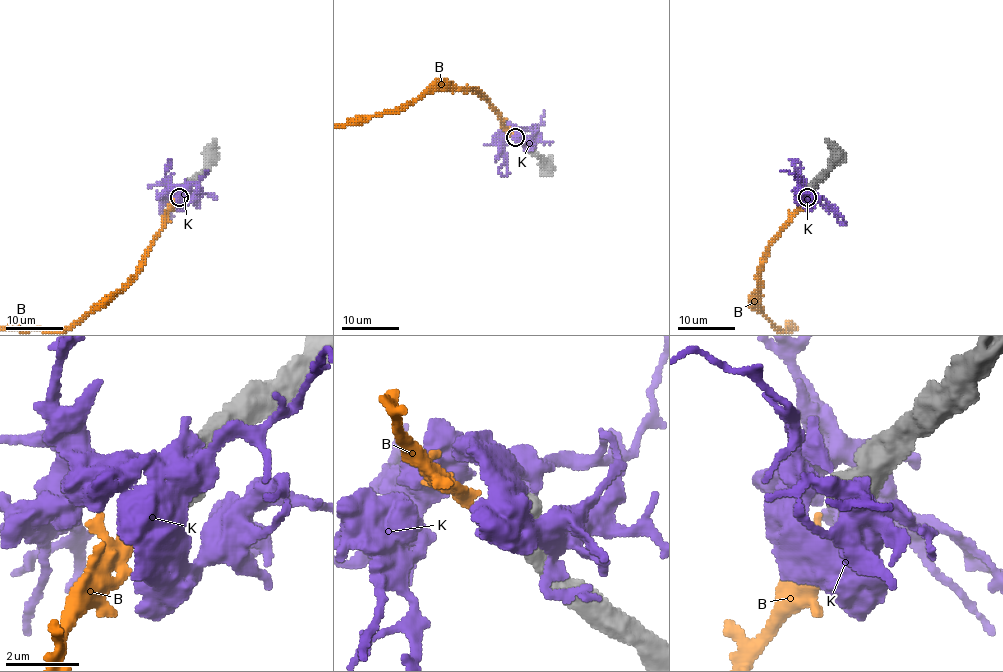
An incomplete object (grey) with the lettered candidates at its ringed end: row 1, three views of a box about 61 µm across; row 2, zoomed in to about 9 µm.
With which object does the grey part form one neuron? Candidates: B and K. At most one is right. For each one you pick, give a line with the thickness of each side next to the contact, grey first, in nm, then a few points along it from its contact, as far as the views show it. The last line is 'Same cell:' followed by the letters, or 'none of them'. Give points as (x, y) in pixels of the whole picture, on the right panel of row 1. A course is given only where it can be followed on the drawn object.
B: 400 nm thick on the grey side, 360 nm on the other
Same cell: B

